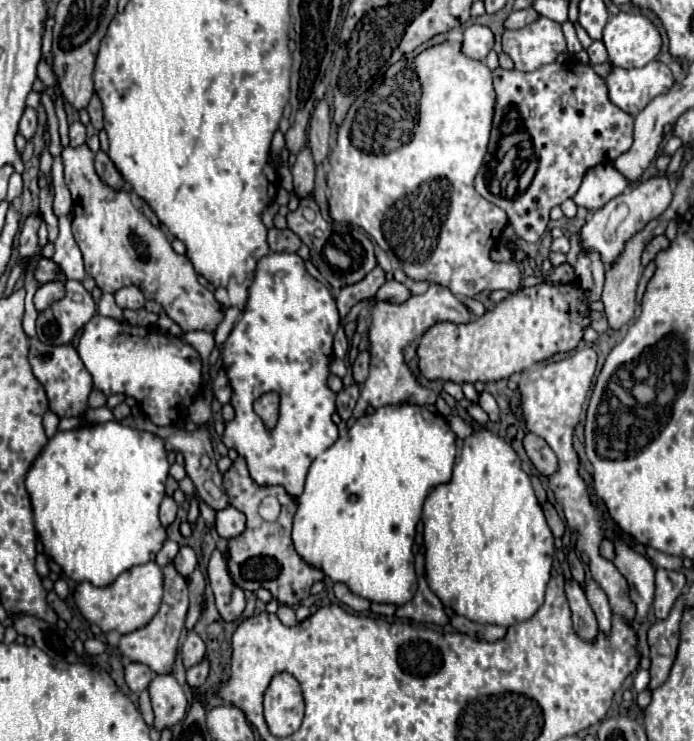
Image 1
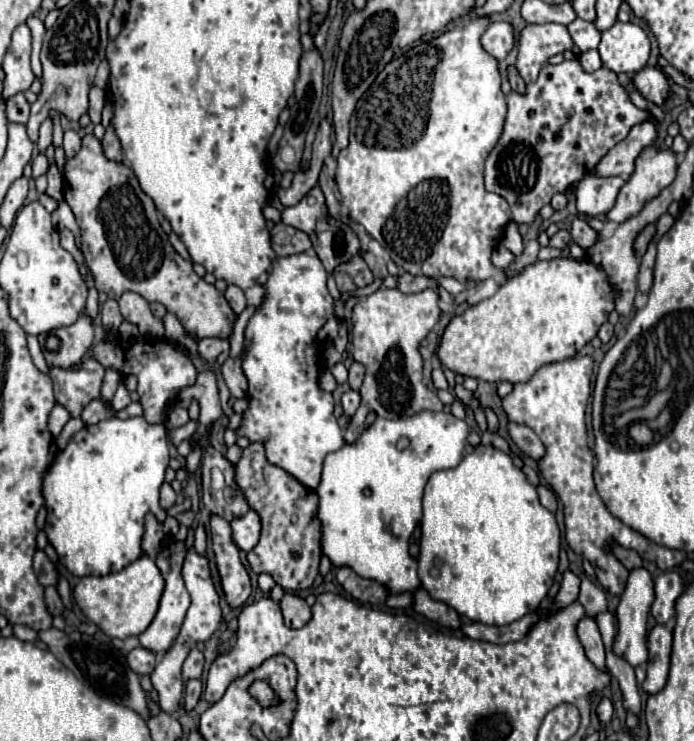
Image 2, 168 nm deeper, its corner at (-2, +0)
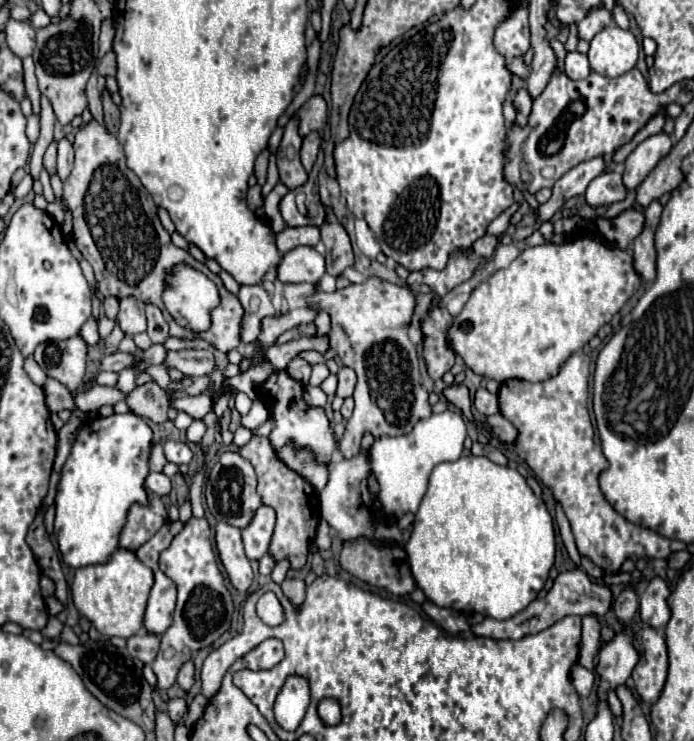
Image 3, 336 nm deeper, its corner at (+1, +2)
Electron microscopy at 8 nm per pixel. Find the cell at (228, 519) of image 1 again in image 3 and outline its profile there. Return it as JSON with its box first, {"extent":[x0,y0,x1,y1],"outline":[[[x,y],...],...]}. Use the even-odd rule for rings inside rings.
{"extent":[243,506,275,560],"outline":[[[261,506],[243,530],[243,544],[249,560],[261,560],[267,554],[267,544],[271,544],[271,532],[275,528],[275,510]]]}

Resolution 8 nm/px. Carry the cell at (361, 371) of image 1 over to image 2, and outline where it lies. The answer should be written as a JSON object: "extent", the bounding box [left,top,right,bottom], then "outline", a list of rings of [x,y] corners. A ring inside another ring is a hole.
{"extent":[348,362,366,390],"outline":[[[354,362],[354,364],[350,366],[350,378],[348,378],[348,384],[350,384],[352,390],[360,390],[362,380],[364,380],[364,370],[366,370],[366,368],[364,368],[360,362]]]}

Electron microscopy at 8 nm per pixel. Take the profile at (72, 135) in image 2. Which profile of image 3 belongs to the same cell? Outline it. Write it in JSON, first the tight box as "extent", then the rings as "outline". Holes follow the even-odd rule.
{"extent":[57,138,73,180],"outline":[[[67,138],[57,142],[57,174],[61,180],[65,180],[69,176],[73,168],[73,146]]]}

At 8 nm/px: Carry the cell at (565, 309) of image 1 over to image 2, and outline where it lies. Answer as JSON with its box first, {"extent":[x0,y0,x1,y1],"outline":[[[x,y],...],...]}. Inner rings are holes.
{"extent":[436,260,614,382],"outline":[[[538,260],[522,274],[508,278],[508,282],[500,286],[492,298],[486,298],[468,308],[464,314],[452,318],[440,338],[436,356],[442,366],[462,376],[472,376],[486,382],[526,382],[540,366],[576,356],[576,352],[582,350],[584,344],[588,344],[598,334],[600,324],[608,320],[608,312],[612,308],[614,296],[610,284],[606,282],[606,274],[590,260]]]}

